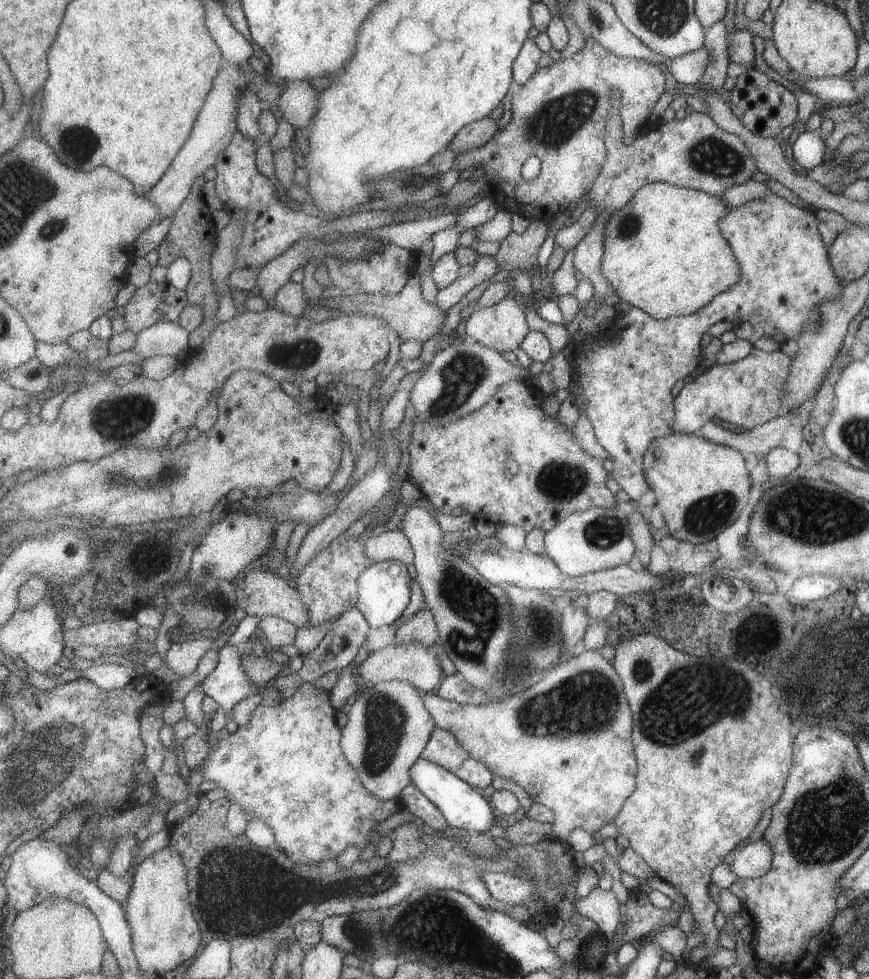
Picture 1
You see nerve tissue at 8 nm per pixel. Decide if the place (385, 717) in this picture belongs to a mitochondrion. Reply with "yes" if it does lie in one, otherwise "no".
yes

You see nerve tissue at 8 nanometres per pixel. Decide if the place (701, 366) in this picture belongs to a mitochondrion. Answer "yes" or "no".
no

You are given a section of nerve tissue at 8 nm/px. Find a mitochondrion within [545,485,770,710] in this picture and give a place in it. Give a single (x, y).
(707, 515)

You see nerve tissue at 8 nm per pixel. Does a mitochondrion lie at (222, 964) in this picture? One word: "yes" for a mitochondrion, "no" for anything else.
no

